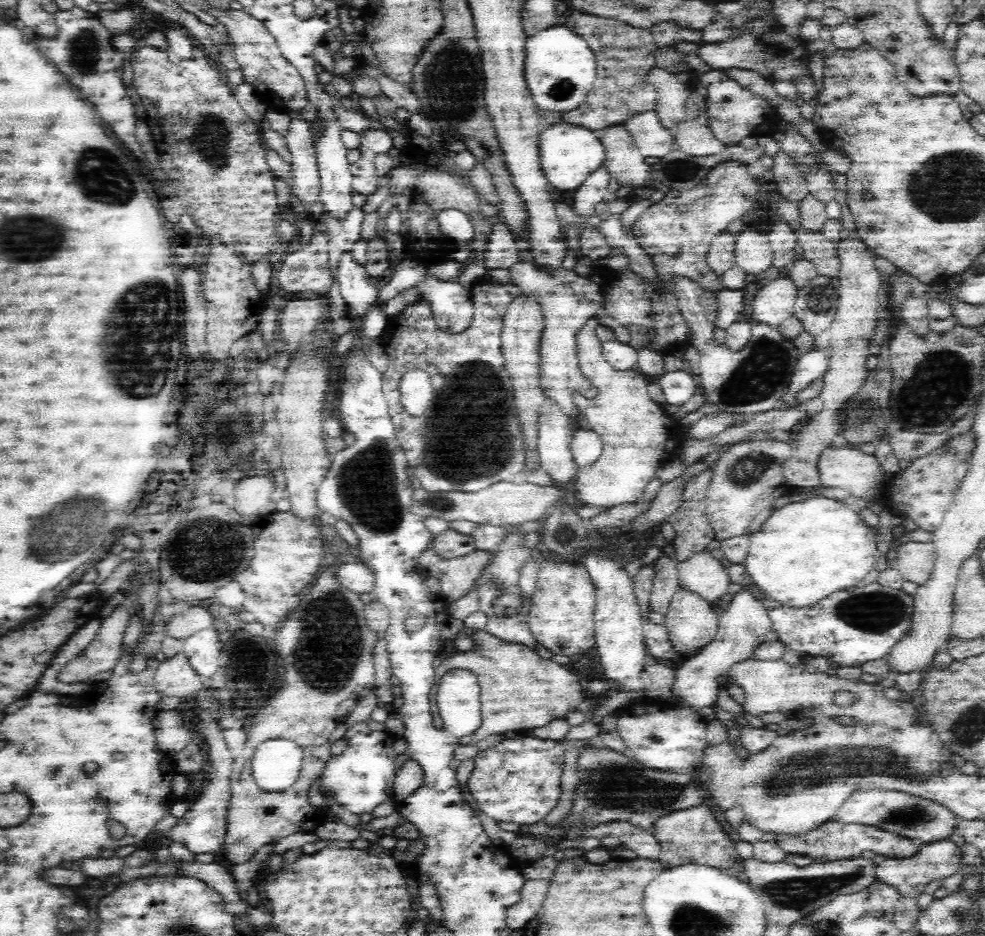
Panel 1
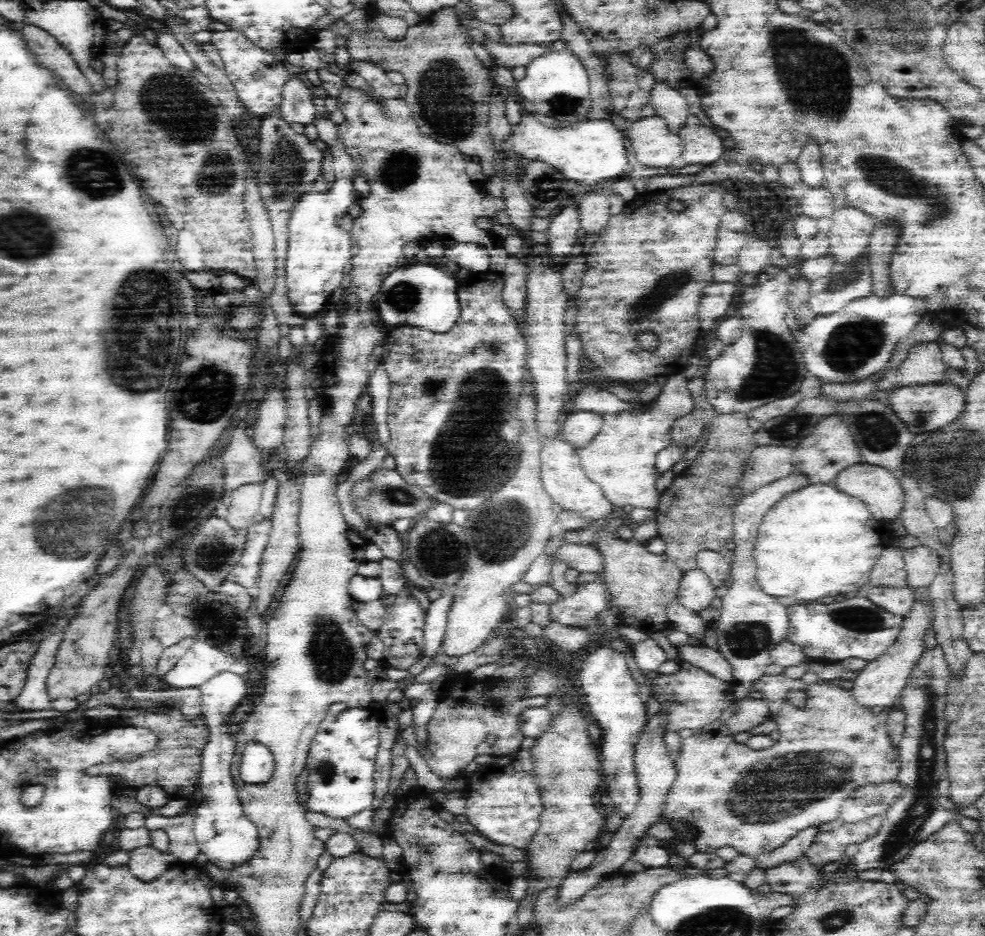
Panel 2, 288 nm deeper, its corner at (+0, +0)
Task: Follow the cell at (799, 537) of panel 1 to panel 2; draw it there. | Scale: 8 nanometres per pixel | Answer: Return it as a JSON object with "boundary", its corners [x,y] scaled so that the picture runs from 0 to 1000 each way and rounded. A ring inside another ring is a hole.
{"boundary":[[[828,517],[828,519],[820,519],[820,521],[814,521],[810,526],[804,526],[802,530],[798,530],[796,534],[792,534],[790,538],[786,538],[782,543],[782,547],[778,547],[772,564],[770,564],[770,575],[765,579],[765,598],[768,598],[768,618],[770,618],[770,624],[774,626],[774,630],[778,635],[782,635],[784,639],[792,639],[792,637],[804,637],[808,639],[810,643],[816,643],[816,645],[830,645],[830,643],[843,643],[843,641],[855,641],[857,635],[861,632],[871,632],[885,615],[885,609],[891,600],[891,594],[895,592],[895,588],[899,583],[904,583],[908,579],[908,575],[904,575],[904,564],[902,564],[902,558],[893,558],[889,556],[885,549],[883,549],[883,543],[877,538],[877,534],[869,534],[867,530],[861,530],[853,524],[847,521],[847,517]]]}

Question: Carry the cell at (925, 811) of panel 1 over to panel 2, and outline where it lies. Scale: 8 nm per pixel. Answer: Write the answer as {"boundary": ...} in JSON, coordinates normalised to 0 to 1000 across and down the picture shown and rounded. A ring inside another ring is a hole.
{"boundary":[[[818,885],[818,887],[810,889],[810,893],[802,895],[794,906],[788,906],[784,910],[774,910],[768,917],[768,927],[778,932],[782,927],[788,927],[788,925],[800,921],[800,919],[816,915],[822,908],[822,904],[826,902],[830,891],[832,891],[832,885]]]}

